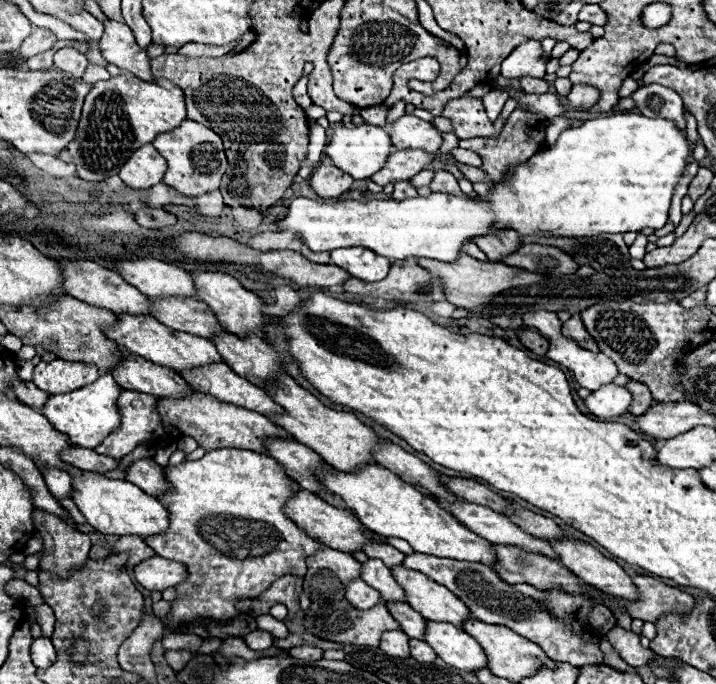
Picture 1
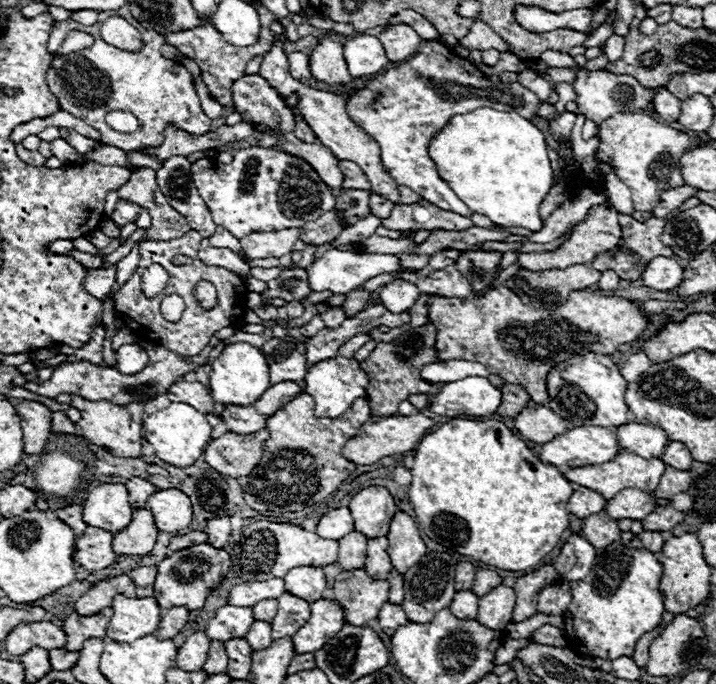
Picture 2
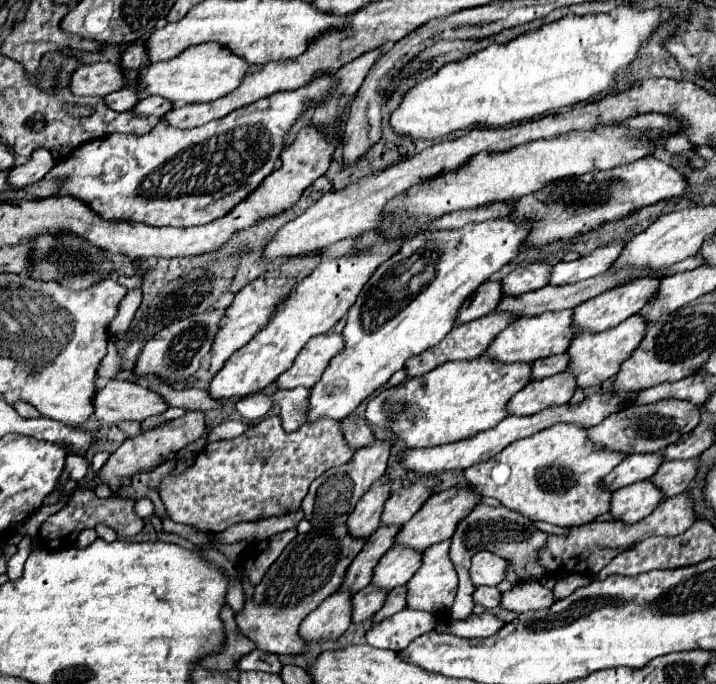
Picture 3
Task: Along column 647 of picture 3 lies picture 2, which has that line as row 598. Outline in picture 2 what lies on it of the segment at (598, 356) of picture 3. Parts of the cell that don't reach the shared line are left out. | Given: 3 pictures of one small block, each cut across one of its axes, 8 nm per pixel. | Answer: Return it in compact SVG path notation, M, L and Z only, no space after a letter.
M320 598L310 604L310 620L300 628L292 638L296 646L296 654L316 652L330 638L334 638L346 624L344 608L328 598Z

